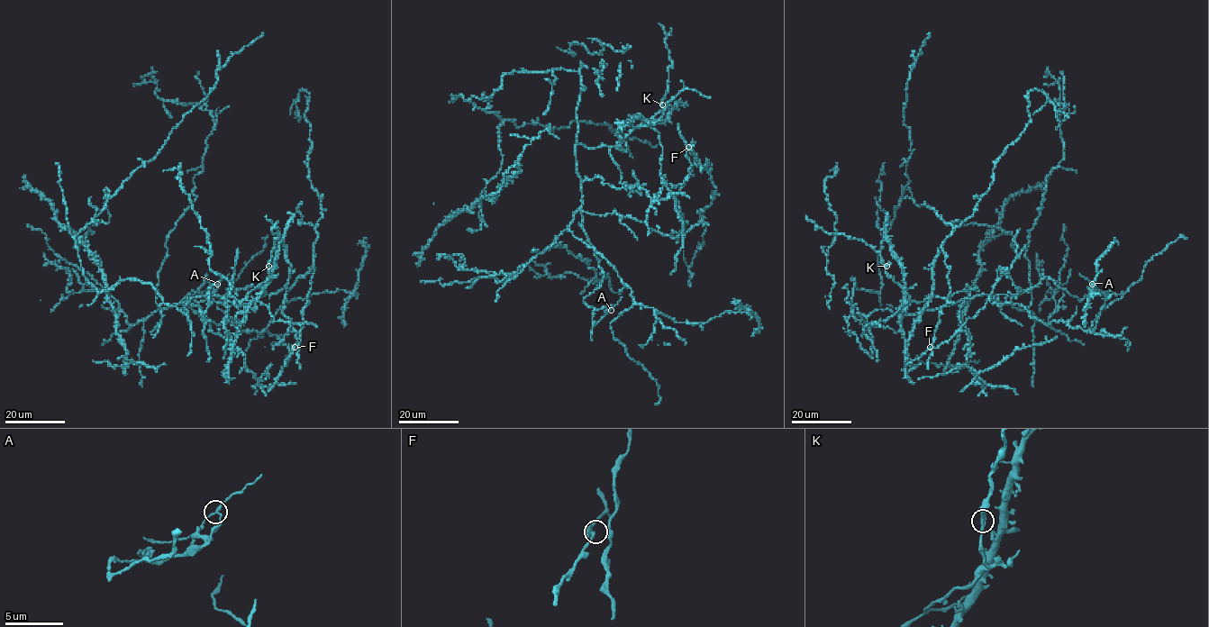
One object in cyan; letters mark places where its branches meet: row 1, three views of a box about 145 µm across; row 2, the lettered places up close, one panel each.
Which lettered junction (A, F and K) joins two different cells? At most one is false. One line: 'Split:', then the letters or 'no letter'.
Split: A

